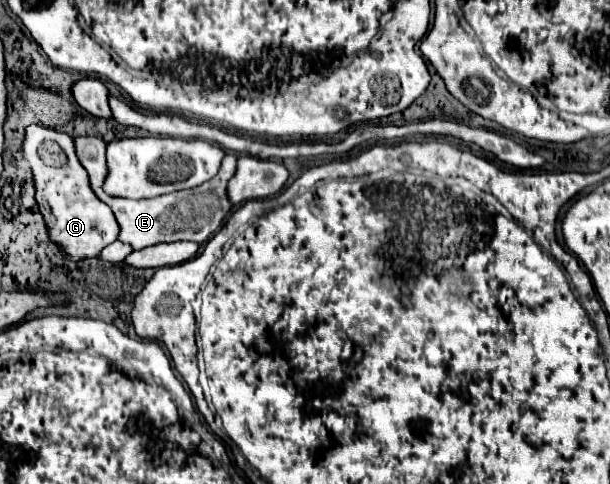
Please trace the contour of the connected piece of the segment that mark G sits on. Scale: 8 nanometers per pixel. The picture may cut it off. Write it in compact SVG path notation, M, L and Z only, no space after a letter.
M29 125L23 153L33 169L37 189L35 199L49 227L51 241L59 243L73 261L97 257L101 249L119 237L119 223L113 211L107 209L99 197L95 197L89 183L89 173L75 153L73 137L41 125Z

